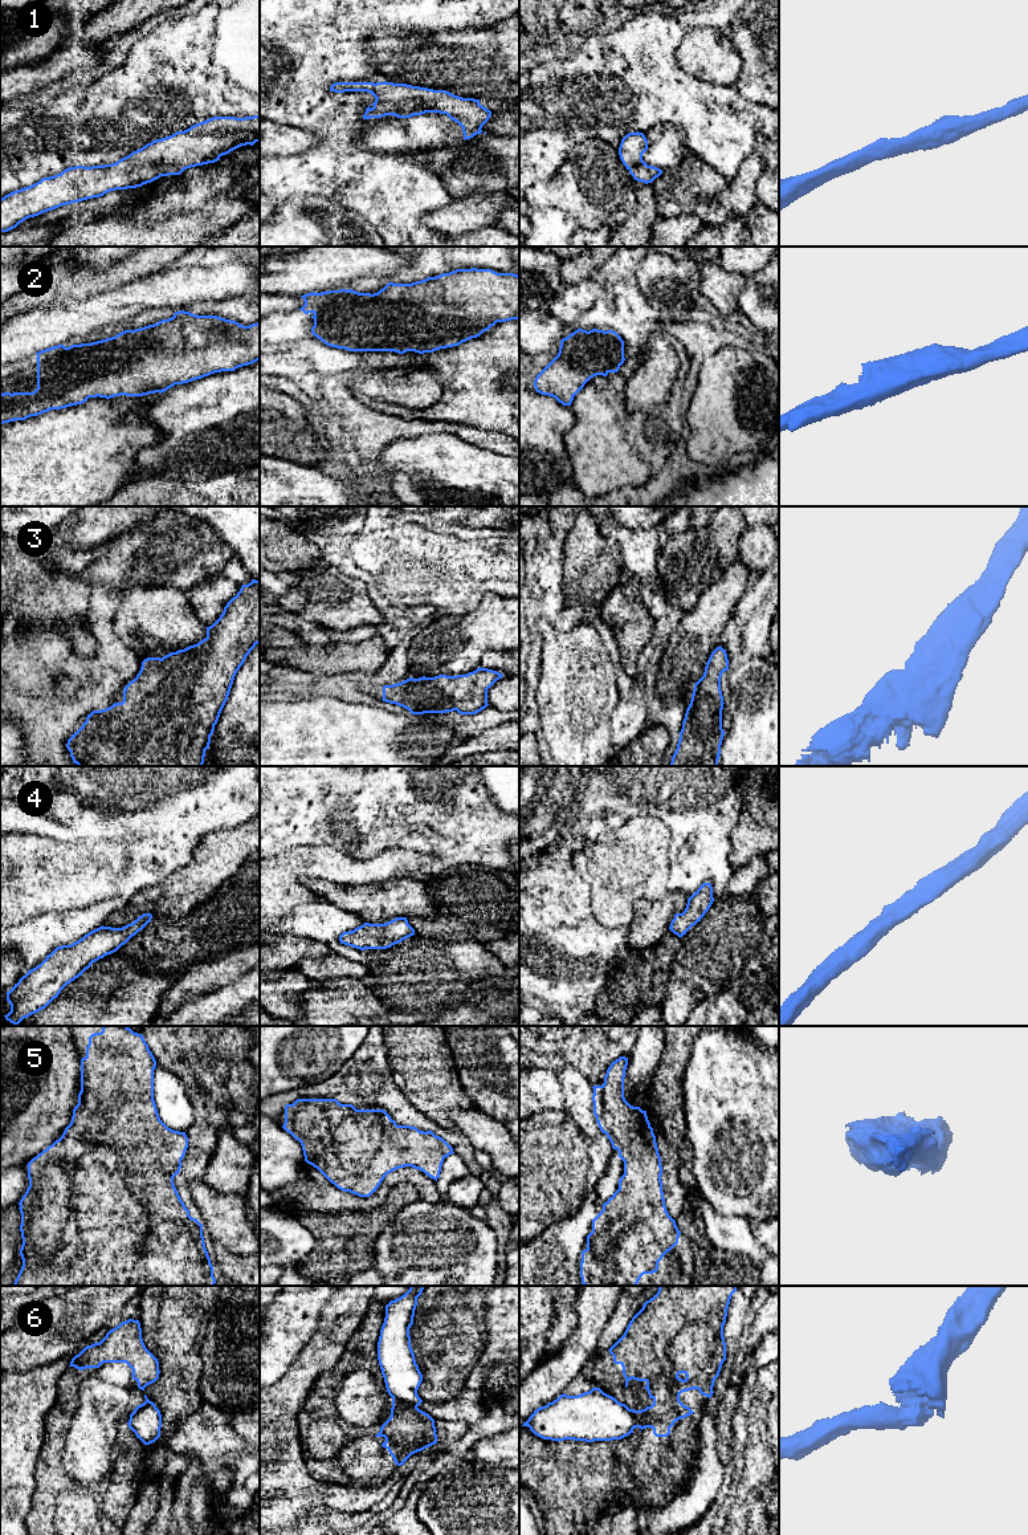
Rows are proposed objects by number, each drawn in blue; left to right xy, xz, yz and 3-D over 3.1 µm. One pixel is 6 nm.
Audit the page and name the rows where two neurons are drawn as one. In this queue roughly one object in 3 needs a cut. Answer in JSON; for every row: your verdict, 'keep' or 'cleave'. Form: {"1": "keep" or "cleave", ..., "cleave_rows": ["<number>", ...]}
{"1": "keep", "2": "keep", "3": "keep", "4": "keep", "5": "keep", "6": "cleave", "cleave_rows": ["6"]}

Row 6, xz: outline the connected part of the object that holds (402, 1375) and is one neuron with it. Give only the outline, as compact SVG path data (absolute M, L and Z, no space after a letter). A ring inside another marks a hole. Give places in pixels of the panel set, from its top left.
M411 1286L404 1295L386 1306L378 1341L378 1360L388 1394L415 1406L423 1402L417 1394L423 1375L411 1347L409 1328L424 1287Z

